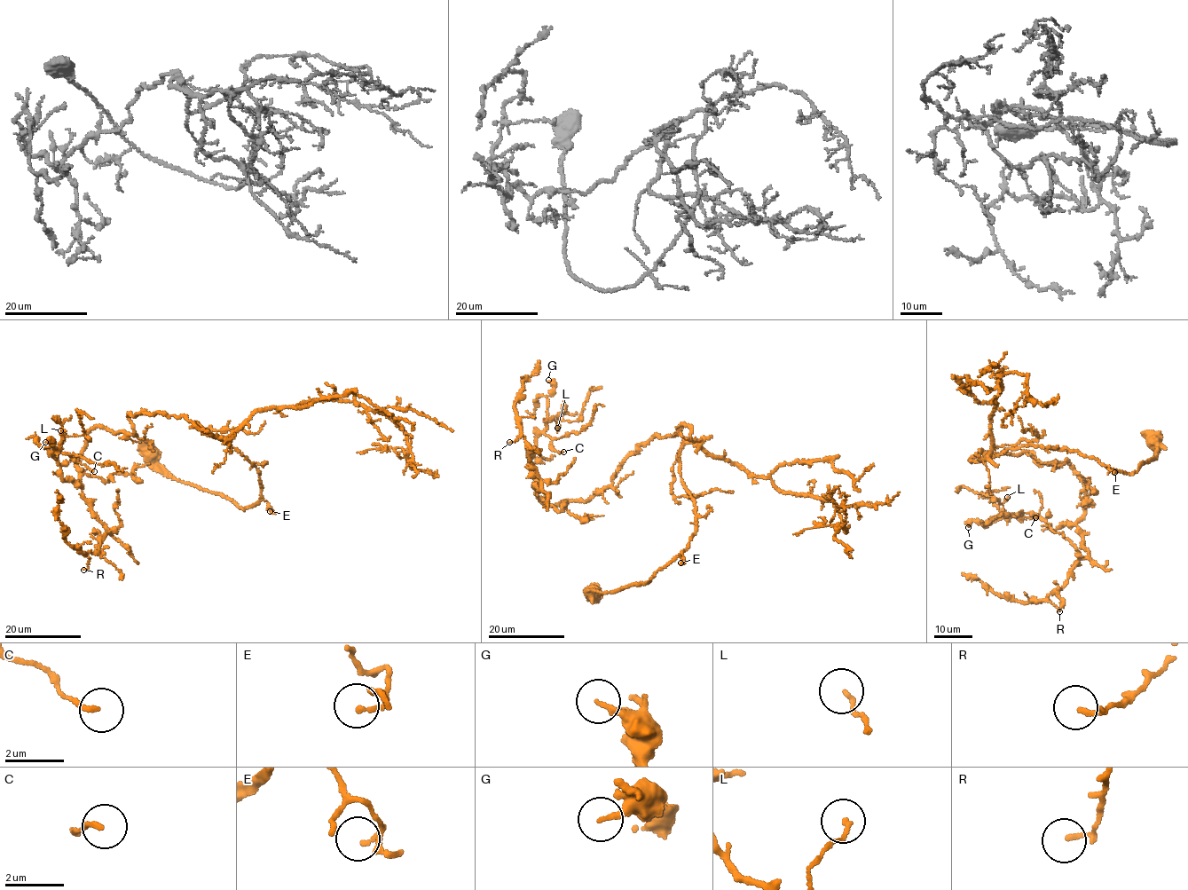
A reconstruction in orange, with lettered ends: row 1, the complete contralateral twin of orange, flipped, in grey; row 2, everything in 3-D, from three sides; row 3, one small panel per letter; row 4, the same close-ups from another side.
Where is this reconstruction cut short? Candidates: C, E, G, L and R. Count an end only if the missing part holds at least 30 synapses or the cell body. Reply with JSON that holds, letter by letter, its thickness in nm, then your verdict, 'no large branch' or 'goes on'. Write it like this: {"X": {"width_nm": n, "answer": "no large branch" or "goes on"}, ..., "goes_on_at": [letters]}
{"C": {"width_nm": 150, "answer": "no large branch"}, "E": {"width_nm": 150, "answer": "no large branch"}, "G": {"width_nm": 180, "answer": "no large branch"}, "L": {"width_nm": 130, "answer": "no large branch"}, "R": {"width_nm": 160, "answer": "no large branch"}, "goes_on_at": []}

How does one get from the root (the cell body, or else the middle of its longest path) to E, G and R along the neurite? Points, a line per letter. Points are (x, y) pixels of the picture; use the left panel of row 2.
E: (147, 451), (177, 479), (225, 495), (243, 508), (257, 503), (262, 499), (272, 508), (270, 511)
G: (147, 451), (259, 501), (256, 467), (183, 416), (91, 428), (81, 486), (45, 442)
R: (147, 451), (259, 501), (256, 467), (184, 417), (91, 428), (77, 470), (110, 534), (83, 570)

